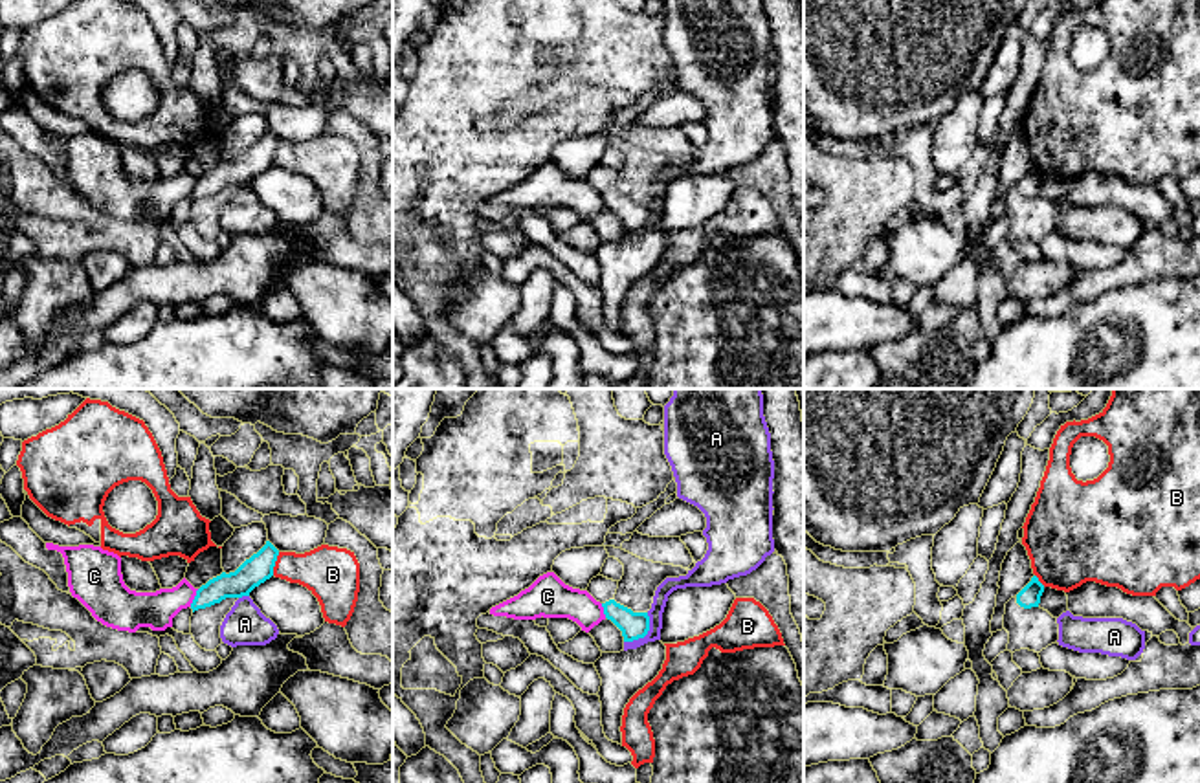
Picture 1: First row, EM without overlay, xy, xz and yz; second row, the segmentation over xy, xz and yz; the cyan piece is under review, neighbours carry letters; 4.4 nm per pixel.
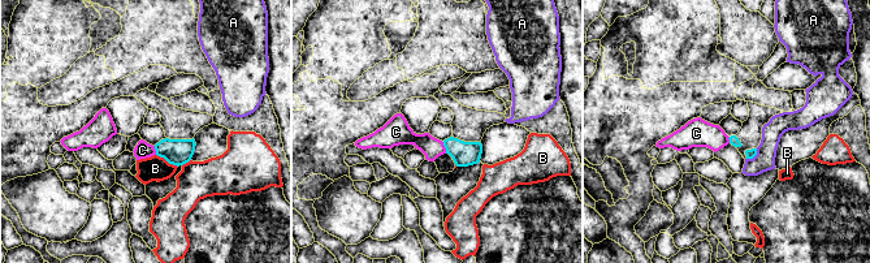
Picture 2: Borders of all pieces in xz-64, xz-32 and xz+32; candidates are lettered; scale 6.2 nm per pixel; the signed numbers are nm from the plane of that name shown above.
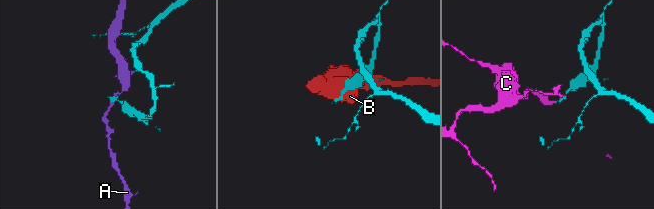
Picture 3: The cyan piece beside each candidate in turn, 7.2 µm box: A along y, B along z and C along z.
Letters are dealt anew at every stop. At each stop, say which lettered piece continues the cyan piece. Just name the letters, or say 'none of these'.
none of these

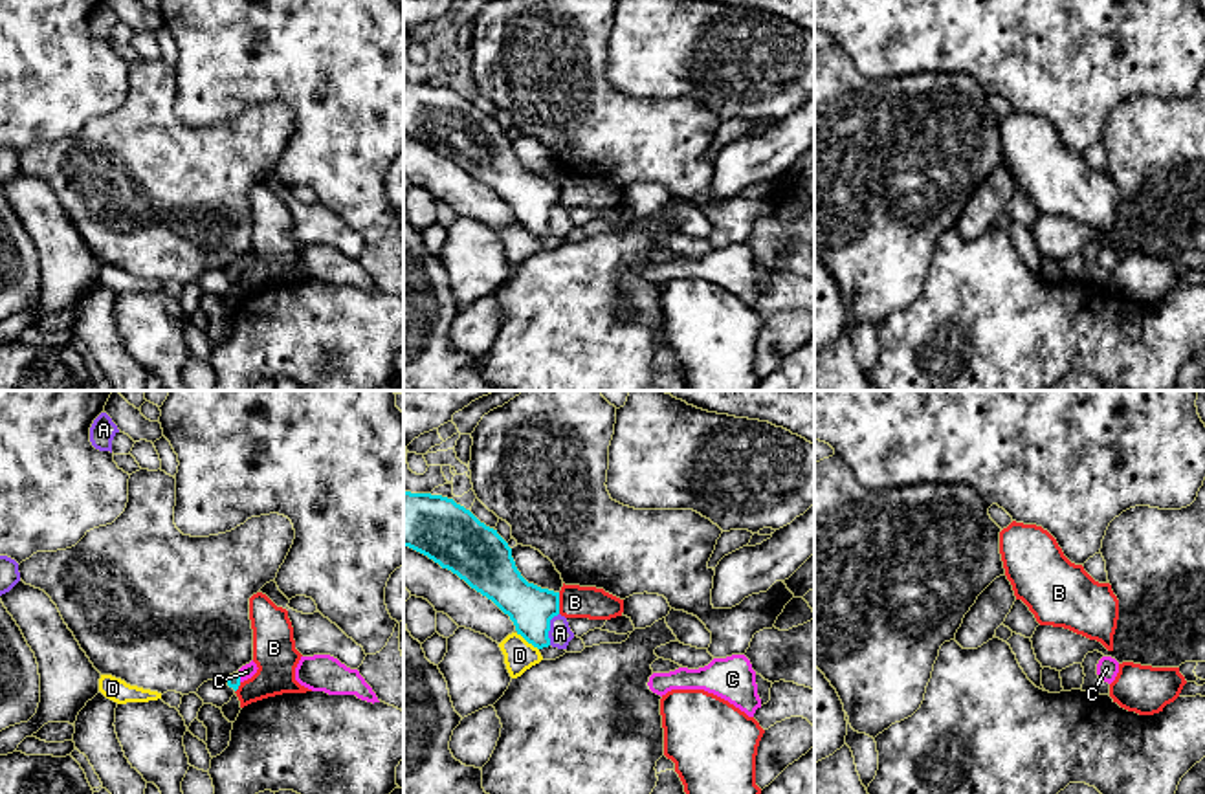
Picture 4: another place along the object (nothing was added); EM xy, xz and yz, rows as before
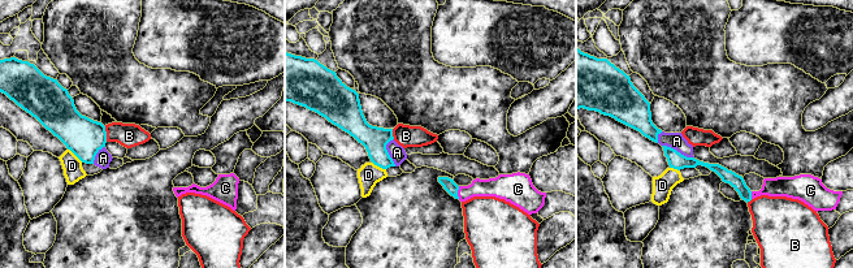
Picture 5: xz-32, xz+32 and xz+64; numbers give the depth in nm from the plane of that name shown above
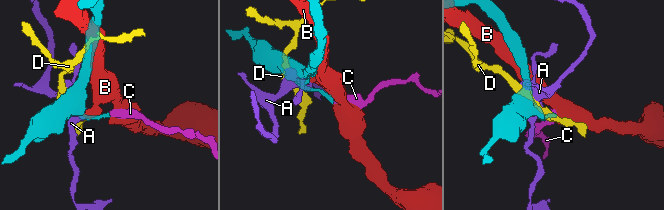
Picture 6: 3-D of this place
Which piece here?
C

